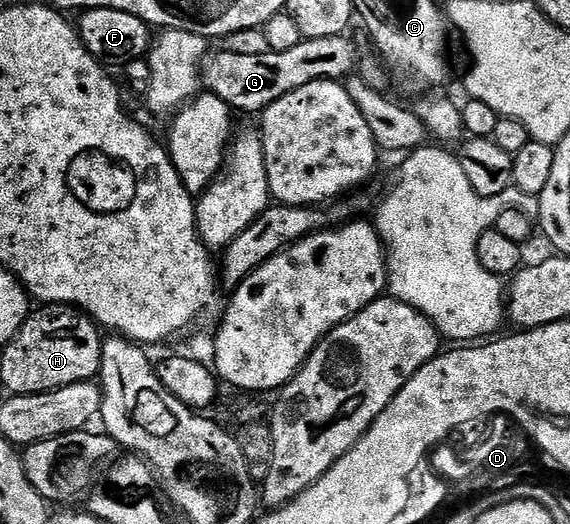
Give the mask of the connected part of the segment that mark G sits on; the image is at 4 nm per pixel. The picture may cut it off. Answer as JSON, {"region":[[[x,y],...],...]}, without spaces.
{"region":[[[345,35],[319,37],[318,39],[302,38],[295,49],[268,51],[259,57],[246,57],[244,53],[231,53],[224,49],[208,56],[203,67],[203,87],[208,94],[217,95],[233,108],[234,112],[264,112],[279,97],[287,97],[303,85],[320,79],[344,80],[354,74],[358,65],[359,50]]]}

